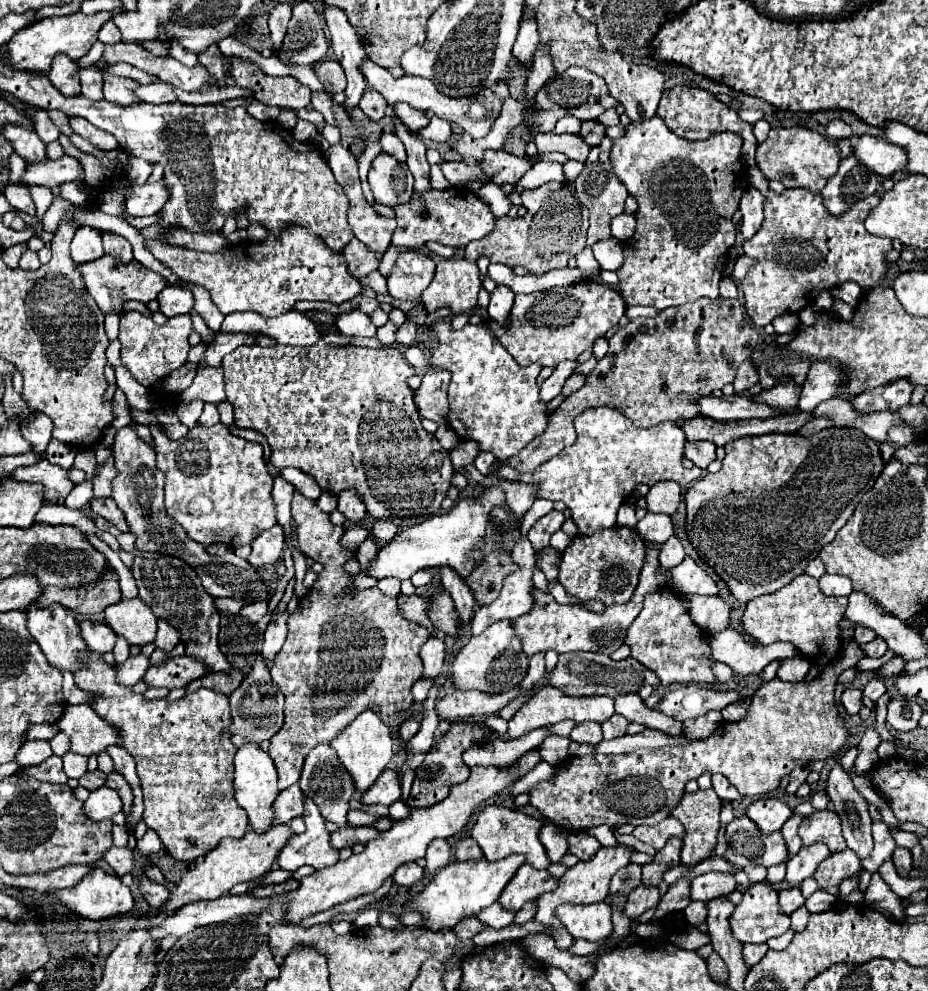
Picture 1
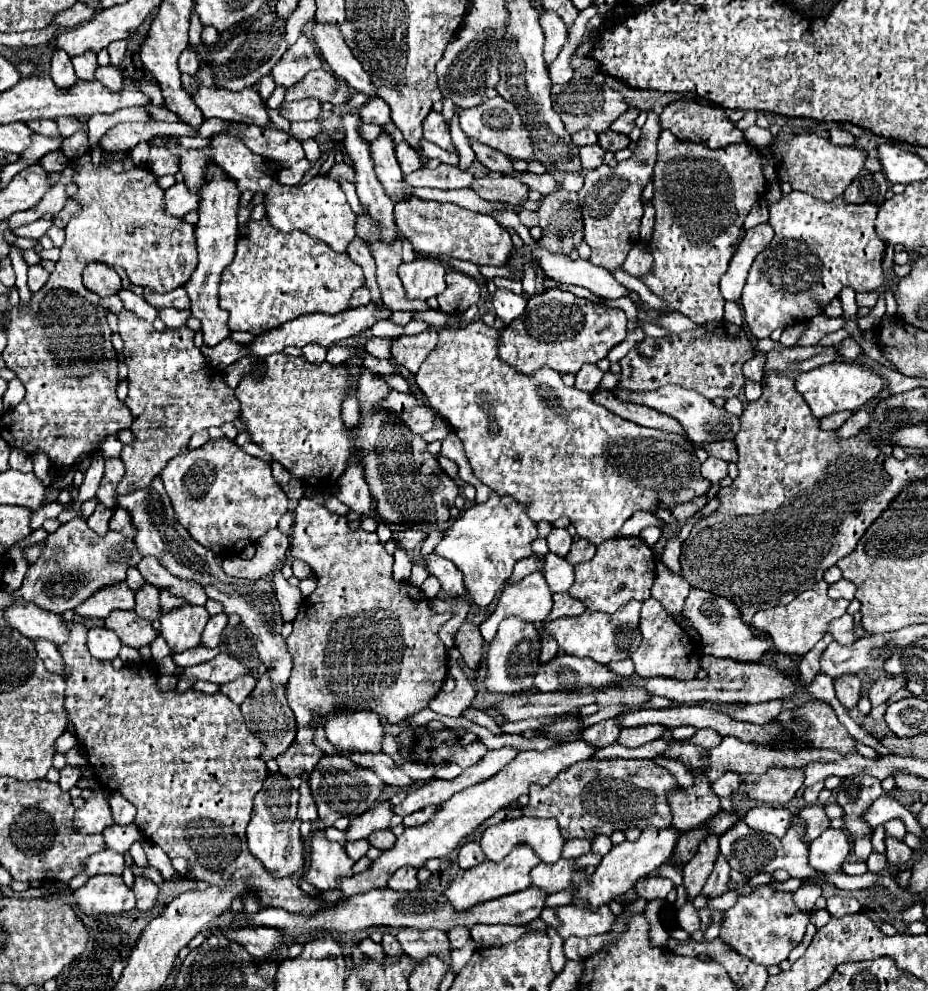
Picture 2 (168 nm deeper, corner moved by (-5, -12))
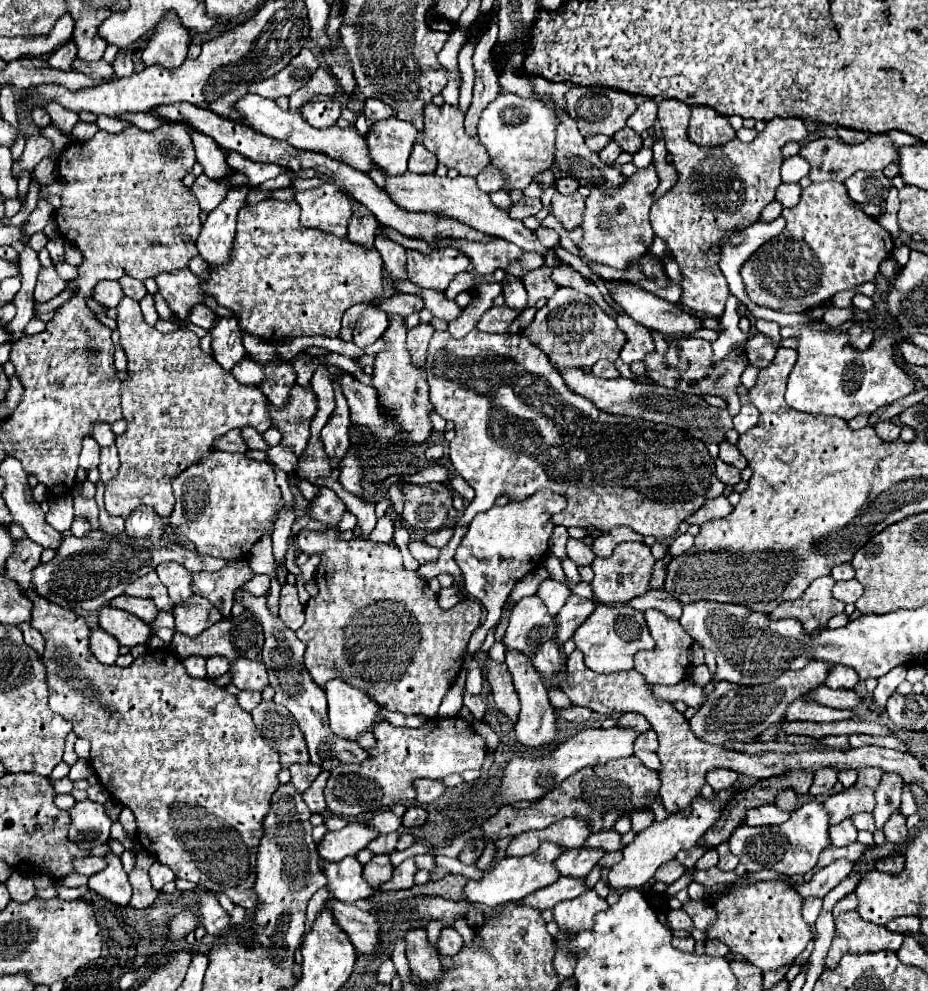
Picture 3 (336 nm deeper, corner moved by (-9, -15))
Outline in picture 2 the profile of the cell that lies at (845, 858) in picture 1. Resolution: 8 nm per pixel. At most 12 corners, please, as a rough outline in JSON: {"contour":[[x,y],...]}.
{"contour":[[871,835],[853,843],[855,855],[867,859],[873,851]]}

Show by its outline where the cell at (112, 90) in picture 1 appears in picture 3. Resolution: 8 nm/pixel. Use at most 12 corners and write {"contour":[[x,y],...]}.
{"contour":[[75,60],[73,68],[93,80],[113,78],[113,66],[105,60],[85,64]]}

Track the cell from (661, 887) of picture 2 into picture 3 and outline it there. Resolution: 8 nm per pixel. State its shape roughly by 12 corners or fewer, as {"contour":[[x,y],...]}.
{"contour":[[677,860],[661,864],[655,880],[669,886],[685,874]]}

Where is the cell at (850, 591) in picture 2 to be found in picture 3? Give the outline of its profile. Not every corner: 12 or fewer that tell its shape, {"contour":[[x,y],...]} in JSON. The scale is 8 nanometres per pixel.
{"contour":[[857,580],[837,582],[833,596],[845,604],[857,602],[863,586]]}

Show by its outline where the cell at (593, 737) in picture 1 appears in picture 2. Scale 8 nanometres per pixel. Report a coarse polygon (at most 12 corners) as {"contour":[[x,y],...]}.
{"contour":[[607,719],[581,733],[595,747],[617,741],[621,725]]}

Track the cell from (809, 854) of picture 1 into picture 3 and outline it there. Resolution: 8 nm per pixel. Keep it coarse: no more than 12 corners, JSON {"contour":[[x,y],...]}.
{"contour":[[851,820],[829,826],[829,846],[841,848],[857,840]]}

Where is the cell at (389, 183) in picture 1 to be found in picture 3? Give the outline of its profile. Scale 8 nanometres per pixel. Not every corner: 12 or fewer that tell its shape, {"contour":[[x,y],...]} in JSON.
{"contour":[[395,116],[367,132],[371,160],[387,174],[407,172],[417,138]]}

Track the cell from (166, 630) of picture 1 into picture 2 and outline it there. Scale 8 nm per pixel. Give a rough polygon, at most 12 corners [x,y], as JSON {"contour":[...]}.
{"contour":[[205,607],[161,615],[161,635],[175,653],[197,647]]}

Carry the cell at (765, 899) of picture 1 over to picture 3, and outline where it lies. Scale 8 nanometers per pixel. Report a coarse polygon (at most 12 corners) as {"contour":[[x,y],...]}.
{"contour":[[783,882],[731,890],[707,938],[763,972],[813,938]]}

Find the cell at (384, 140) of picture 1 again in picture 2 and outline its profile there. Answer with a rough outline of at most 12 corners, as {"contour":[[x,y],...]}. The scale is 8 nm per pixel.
{"contour":[[405,141],[397,143],[403,173],[425,165],[419,153]]}

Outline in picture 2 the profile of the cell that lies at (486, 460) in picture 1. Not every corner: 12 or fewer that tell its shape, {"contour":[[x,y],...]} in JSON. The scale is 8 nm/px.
{"contour":[[491,493],[435,553],[485,609],[533,555],[525,505]]}

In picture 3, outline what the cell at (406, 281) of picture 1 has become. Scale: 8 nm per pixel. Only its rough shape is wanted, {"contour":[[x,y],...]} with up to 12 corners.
{"contour":[[453,248],[429,256],[407,250],[419,288],[443,292],[469,260]]}

